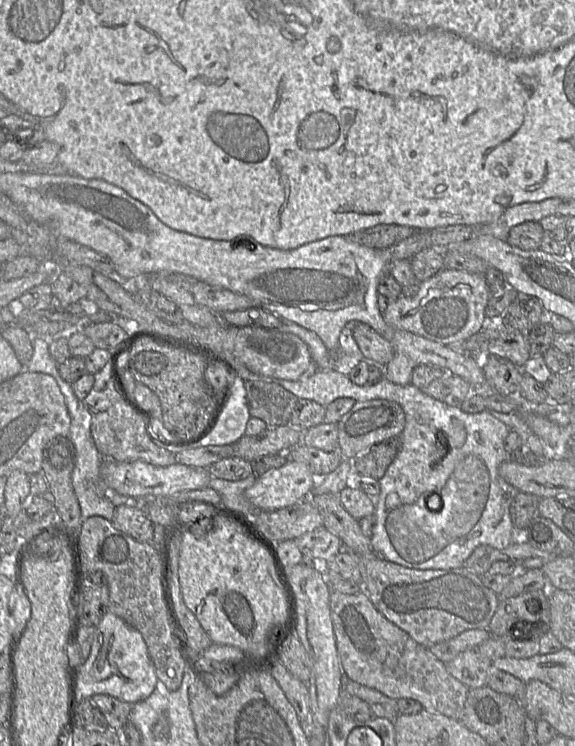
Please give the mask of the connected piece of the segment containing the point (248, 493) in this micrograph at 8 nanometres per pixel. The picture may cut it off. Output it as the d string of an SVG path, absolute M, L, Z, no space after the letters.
M288 460L283 466L272 468L259 476L245 491L245 497L257 510L274 511L306 499L311 495L316 481L317 477L305 463Z

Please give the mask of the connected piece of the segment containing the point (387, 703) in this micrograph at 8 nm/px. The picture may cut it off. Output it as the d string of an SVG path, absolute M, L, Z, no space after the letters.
M345 676L344 691L351 693L367 702L374 717L383 717L394 720L399 715L397 700L380 691L359 684Z

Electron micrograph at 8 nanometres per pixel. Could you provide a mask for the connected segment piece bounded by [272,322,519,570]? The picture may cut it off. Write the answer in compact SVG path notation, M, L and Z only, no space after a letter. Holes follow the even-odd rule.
M349 322L346 324L344 329L342 330L339 336L339 347L334 356L331 356L332 359L332 369L317 369L315 373L310 375L309 377L301 377L298 380L290 381L290 380L283 380L283 379L272 379L273 382L279 384L287 391L294 394L298 399L304 398L313 400L322 406L326 407L334 400L341 398L341 397L348 397L354 399L356 402L359 401L367 401L373 399L385 399L389 401L393 401L399 404L405 413L405 427L401 433L401 449L397 456L395 457L394 461L390 464L387 471L385 472L384 476L378 481L380 485L380 494L376 499L376 506L375 506L375 516L376 516L376 526L374 529L374 533L370 538L370 543L372 550L377 553L378 555L382 556L384 559L399 564L401 566L412 568L412 569L419 569L419 570L428 570L428 569L453 569L453 568L460 568L464 566L464 563L475 550L476 547L480 545L488 545L498 550L502 550L512 544L514 541L519 540L519 534L517 534L517 530L515 529L511 516L510 516L510 505L514 497L519 492L514 486L506 482L498 472L499 465L508 460L508 453L504 449L504 441L507 437L510 429L506 424L504 424L499 419L495 418L491 415L489 410L484 410L479 413L466 413L459 407L450 406L444 402L441 402L431 396L425 394L421 389L417 388L413 384L406 384L406 385L398 385L395 383L390 382L386 378L386 366L378 363L372 359L369 359L363 355L359 346L357 345L356 341L353 338L352 330L354 328L354 323L356 322ZM360 362L367 362L368 366L377 366L382 368L384 371L384 377L374 385L363 385L359 386L353 383L350 378L349 374L344 374L341 372L349 372L352 368L358 365Z

